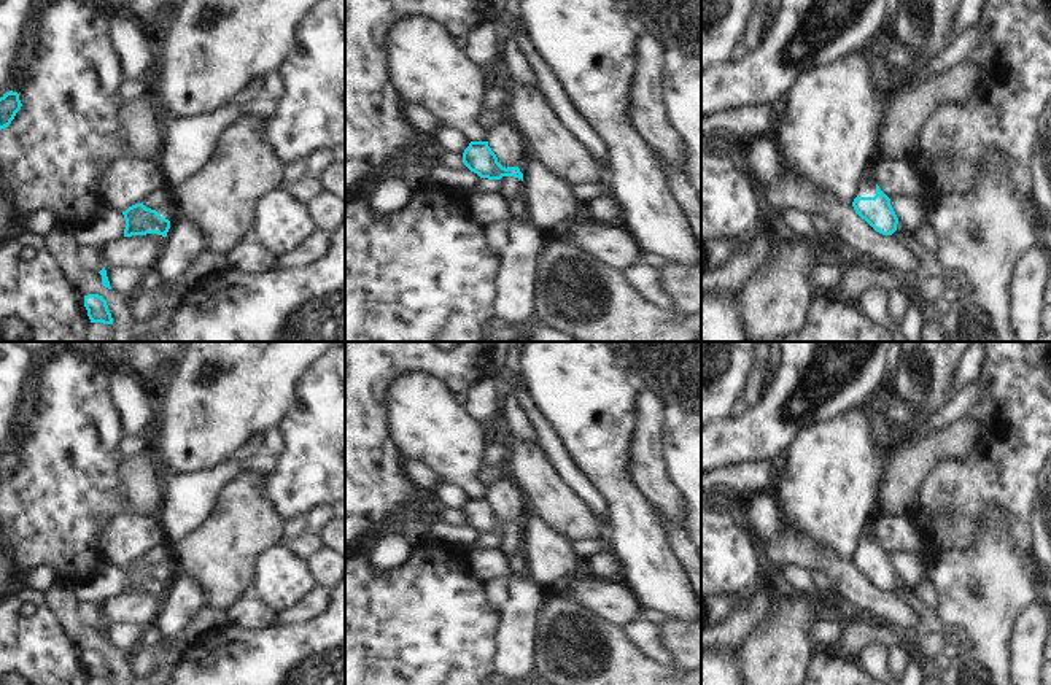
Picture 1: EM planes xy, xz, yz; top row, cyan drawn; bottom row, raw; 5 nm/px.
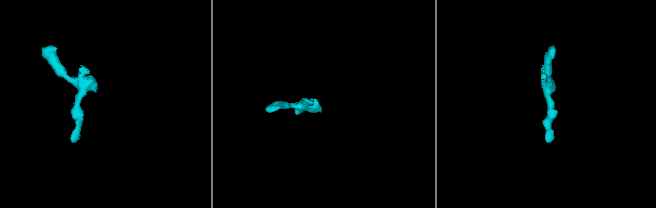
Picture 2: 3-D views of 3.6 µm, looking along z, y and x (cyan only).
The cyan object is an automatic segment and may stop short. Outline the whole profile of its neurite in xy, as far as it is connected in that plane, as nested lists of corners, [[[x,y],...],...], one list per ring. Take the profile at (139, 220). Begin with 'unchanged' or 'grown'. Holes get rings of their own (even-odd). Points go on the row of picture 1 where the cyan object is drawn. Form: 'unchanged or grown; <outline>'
grown; [[[143,202],[129,207],[122,215],[126,219],[124,237],[146,235],[164,248],[170,229],[169,219],[162,218],[156,210],[146,208]]]

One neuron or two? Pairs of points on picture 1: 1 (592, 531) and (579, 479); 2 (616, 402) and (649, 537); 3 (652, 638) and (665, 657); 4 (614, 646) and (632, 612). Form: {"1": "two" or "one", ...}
{"1": "two", "2": "one", "3": "one", "4": "two"}

